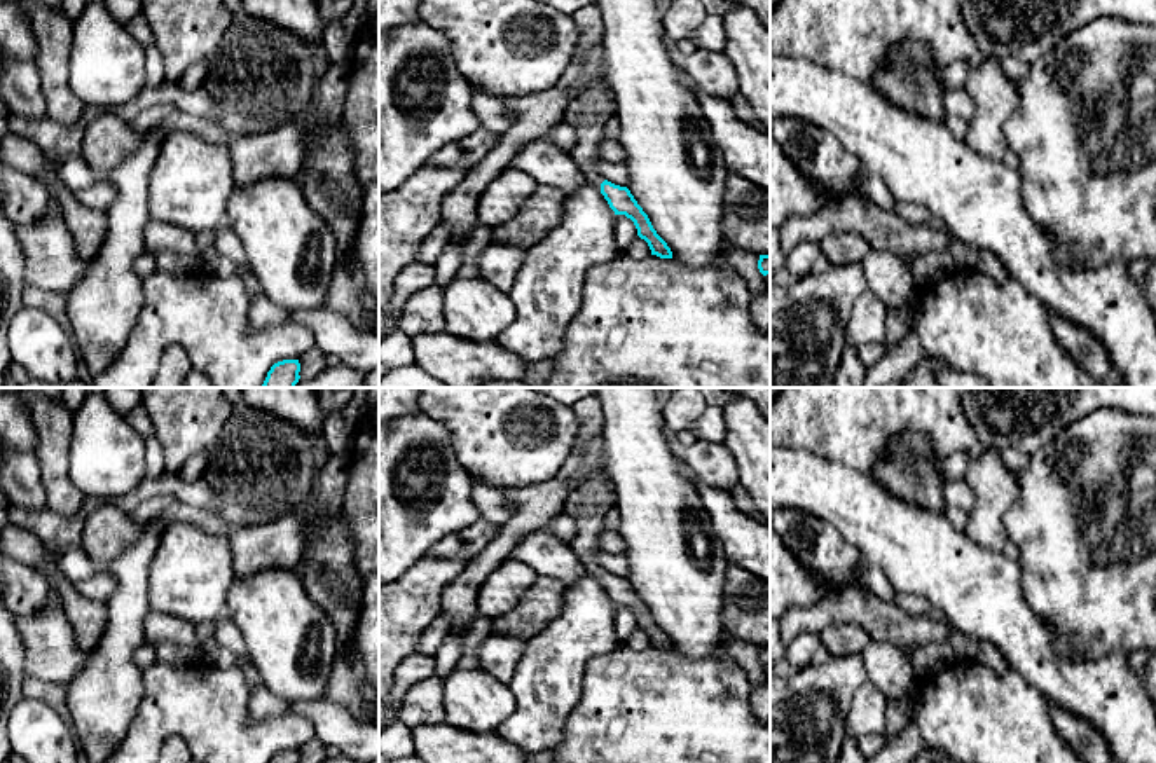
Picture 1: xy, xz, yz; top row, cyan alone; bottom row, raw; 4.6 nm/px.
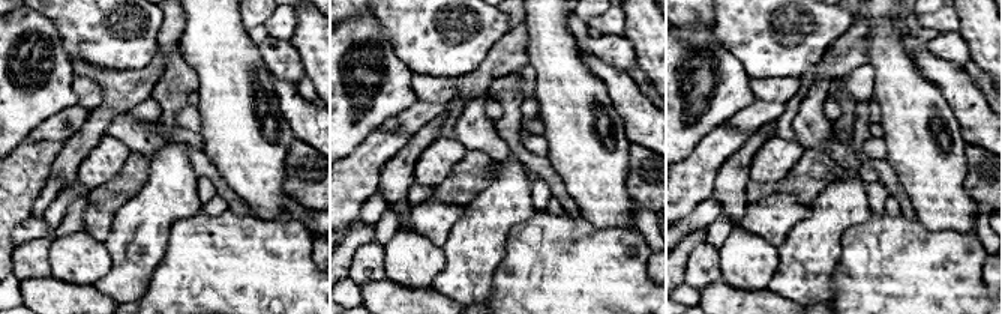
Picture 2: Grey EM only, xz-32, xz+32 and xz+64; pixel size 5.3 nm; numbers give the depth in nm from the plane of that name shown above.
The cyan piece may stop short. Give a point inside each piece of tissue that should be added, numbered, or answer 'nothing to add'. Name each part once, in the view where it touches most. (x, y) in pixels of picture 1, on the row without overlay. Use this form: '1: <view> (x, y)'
1: xz (587, 505)

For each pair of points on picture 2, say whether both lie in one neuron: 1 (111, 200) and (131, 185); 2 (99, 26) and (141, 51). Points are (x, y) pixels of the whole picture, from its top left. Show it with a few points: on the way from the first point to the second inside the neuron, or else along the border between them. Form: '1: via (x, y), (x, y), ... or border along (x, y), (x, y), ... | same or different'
1: via (116, 196), (126, 185) | same
2: via (110, 29), (119, 32), (131, 42) | same

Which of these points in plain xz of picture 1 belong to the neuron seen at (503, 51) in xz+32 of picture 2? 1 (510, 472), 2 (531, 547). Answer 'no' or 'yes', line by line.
1: no
2: no

